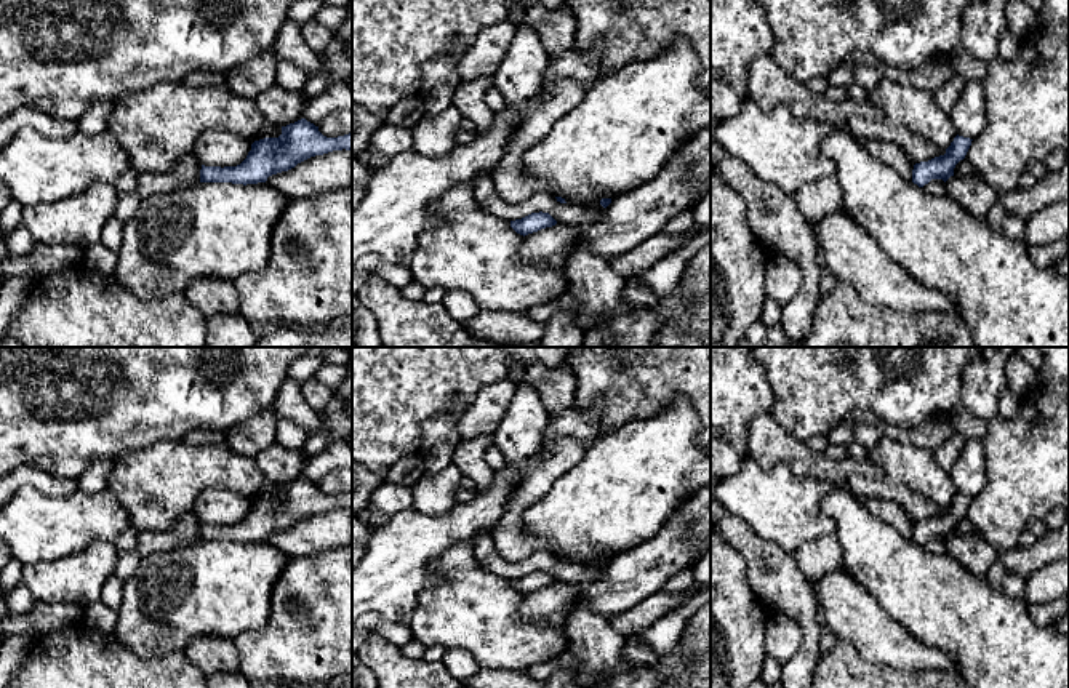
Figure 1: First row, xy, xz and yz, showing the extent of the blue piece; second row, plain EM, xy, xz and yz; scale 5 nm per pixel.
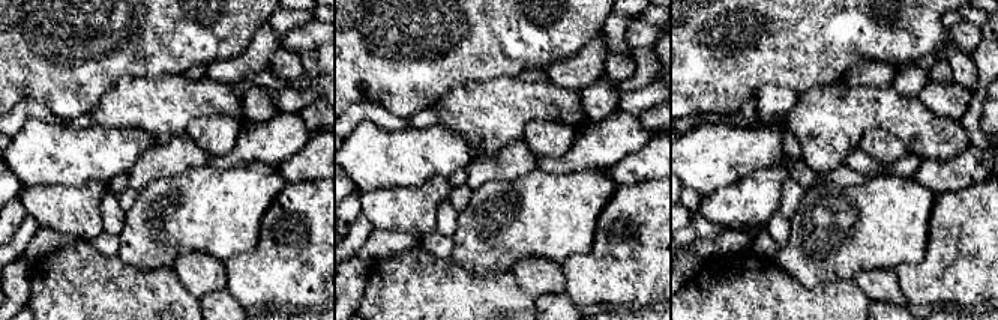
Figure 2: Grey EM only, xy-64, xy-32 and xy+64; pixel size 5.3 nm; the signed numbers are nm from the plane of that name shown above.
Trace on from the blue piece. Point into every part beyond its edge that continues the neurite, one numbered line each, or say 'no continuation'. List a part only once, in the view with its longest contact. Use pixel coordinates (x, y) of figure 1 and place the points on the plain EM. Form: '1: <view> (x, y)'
no continuation

